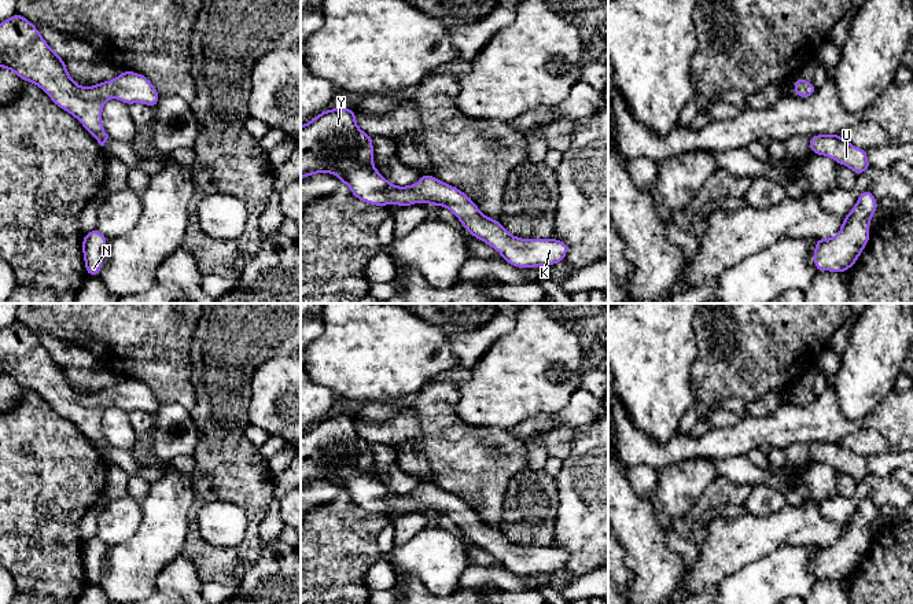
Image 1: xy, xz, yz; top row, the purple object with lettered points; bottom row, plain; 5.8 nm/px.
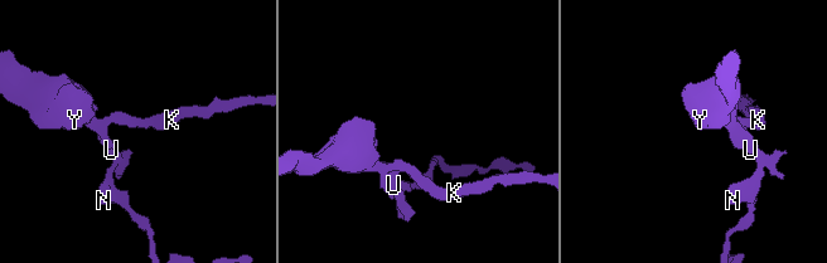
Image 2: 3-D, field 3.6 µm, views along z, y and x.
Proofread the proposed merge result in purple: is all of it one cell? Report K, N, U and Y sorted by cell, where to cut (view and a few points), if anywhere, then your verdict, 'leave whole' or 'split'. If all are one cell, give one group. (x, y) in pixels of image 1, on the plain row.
groups K N U Y; cut none; leave whole

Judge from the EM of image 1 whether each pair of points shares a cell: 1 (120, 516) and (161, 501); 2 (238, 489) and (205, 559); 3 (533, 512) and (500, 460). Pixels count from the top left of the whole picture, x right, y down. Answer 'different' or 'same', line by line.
1: different
2: same
3: different

